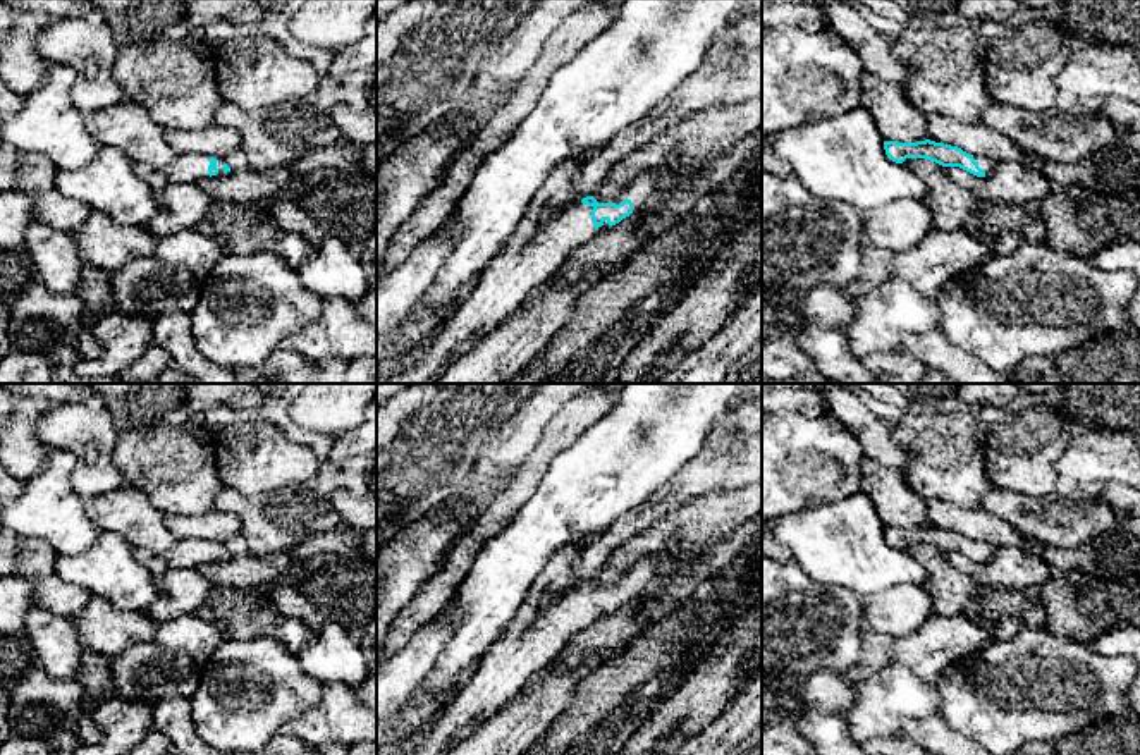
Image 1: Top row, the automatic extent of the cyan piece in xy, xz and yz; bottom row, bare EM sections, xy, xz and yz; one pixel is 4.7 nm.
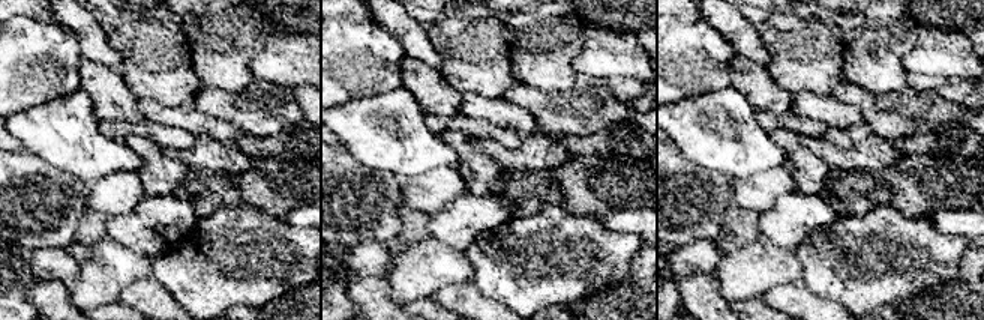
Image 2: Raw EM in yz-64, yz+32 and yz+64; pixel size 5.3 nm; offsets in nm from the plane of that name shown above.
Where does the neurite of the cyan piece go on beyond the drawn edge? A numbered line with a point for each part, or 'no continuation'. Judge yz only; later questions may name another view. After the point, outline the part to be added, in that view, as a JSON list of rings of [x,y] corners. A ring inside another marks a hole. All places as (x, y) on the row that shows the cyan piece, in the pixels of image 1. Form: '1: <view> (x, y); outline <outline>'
1: yz (987, 165); outline [[[973,155],[973,158],[978,163],[978,167],[985,172],[985,175],[990,175],[997,165],[997,162],[984,155]]]

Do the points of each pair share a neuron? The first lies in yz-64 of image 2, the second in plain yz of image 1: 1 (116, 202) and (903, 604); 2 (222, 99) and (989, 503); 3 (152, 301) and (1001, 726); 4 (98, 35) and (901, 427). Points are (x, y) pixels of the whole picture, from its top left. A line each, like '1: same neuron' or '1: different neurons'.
1: same neuron
2: same neuron
3: different neurons
4: different neurons

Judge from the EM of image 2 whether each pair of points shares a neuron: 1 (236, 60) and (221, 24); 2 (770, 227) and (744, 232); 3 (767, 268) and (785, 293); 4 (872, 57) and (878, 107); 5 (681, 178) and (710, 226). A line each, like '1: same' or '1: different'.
1: same
2: different
3: different
4: different
5: same

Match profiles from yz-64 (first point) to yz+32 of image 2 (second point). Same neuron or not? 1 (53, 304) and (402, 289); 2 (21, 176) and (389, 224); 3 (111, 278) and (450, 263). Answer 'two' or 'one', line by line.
1: two
2: one
3: one

